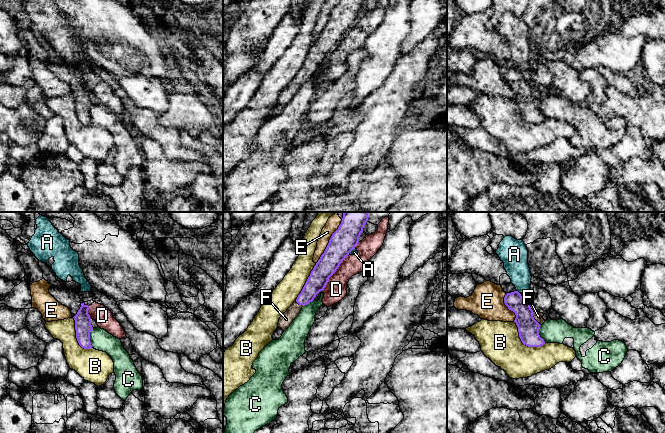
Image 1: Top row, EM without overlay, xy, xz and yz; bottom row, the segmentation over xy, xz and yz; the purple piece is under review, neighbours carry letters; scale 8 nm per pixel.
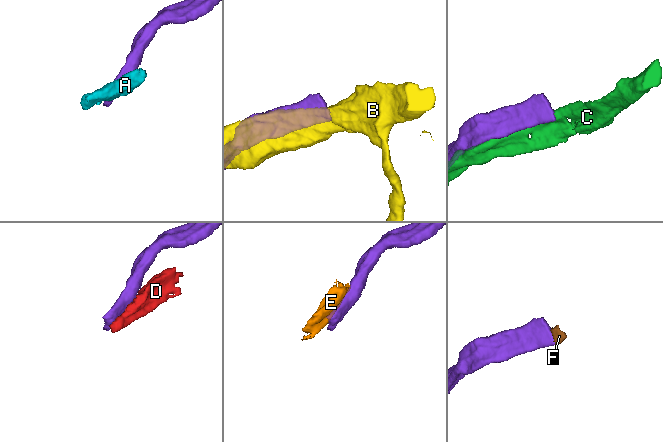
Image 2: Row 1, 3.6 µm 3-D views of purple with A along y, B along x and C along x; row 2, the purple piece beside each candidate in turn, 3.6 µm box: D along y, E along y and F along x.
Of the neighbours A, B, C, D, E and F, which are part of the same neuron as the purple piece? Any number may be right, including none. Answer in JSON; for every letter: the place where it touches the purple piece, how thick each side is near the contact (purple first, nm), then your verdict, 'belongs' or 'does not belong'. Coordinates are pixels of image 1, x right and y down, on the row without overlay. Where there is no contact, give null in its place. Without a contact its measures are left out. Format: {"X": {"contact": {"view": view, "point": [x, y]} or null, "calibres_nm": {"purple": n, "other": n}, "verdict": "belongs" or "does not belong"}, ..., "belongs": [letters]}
{"A": {"contact": {"view": "yz", "point": [518, 68]}, "calibres_nm": {"purple": 150, "other": 190}, "verdict": "does not belong"}, "B": {"contact": {"view": "yz", "point": [523, 119]}, "calibres_nm": {"purple": 170, "other": 320}, "verdict": "does not belong"}, "C": {"contact": {"view": "xy", "point": [89, 114]}, "calibres_nm": {"purple": 140, "other": 170}, "verdict": "does not belong"}, "D": {"contact": {"view": "xz", "point": [335, 47]}, "calibres_nm": {"purple": 200, "other": 180}, "verdict": "does not belong"}, "E": {"contact": {"view": "xz", "point": [328, 20]}, "calibres_nm": {"purple": 200, "other": 90}, "verdict": "does not belong"}, "F": {"contact": {"view": "yz", "point": [534, 95]}, "calibres_nm": {"purple": 170, "other": 70}, "verdict": "belongs"}, "belongs": ["F"]}

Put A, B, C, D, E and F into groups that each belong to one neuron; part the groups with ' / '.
A D / B / C / E / F

